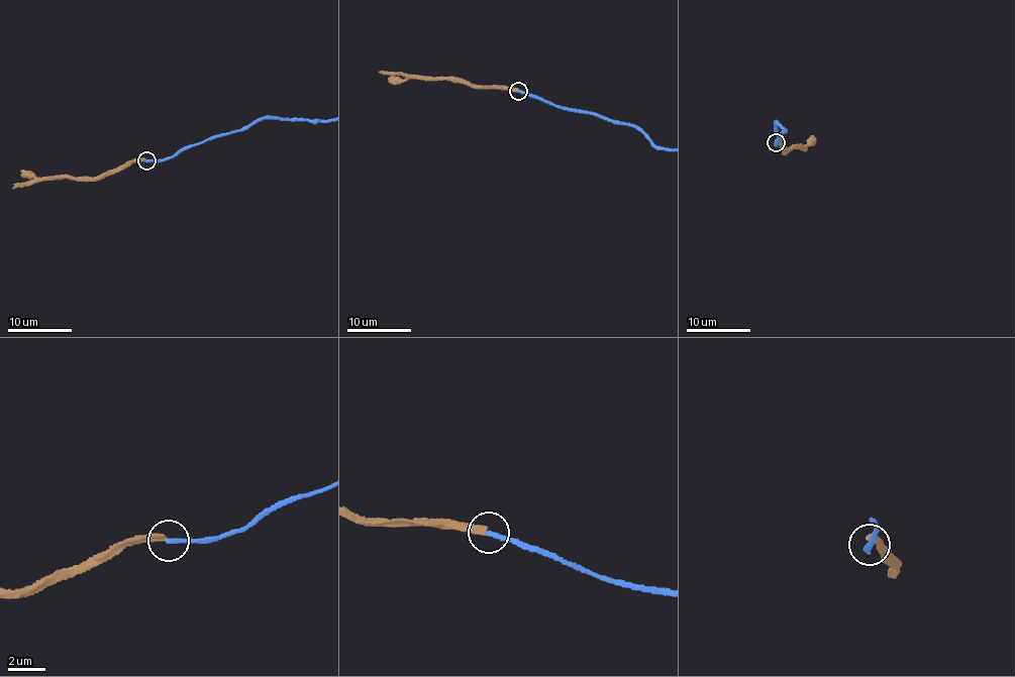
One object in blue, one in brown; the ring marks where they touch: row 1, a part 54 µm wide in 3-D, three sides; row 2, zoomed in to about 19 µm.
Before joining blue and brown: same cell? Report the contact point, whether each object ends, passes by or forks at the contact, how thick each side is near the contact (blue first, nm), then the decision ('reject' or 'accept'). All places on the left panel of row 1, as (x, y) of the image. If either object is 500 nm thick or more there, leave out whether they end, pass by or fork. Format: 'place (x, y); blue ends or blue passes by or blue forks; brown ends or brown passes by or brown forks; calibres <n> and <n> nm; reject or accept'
place (146, 160); blue ends; brown ends; calibres 240 and 320 nm; reject

